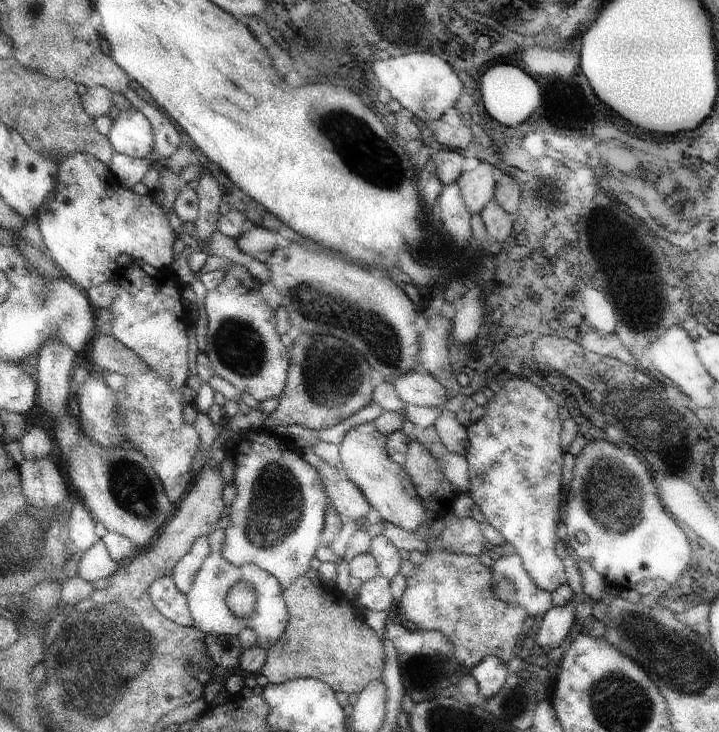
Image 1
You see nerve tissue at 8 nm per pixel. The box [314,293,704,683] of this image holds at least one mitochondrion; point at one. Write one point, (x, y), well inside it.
(604, 479)

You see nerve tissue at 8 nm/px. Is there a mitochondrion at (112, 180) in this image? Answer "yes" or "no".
no

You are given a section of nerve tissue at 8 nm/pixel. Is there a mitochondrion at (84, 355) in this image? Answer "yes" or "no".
no

